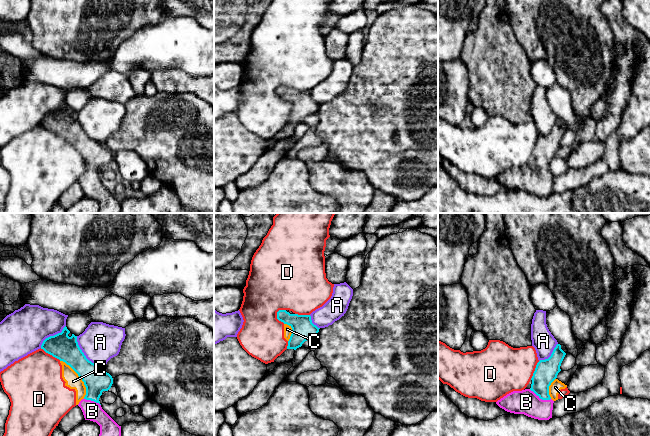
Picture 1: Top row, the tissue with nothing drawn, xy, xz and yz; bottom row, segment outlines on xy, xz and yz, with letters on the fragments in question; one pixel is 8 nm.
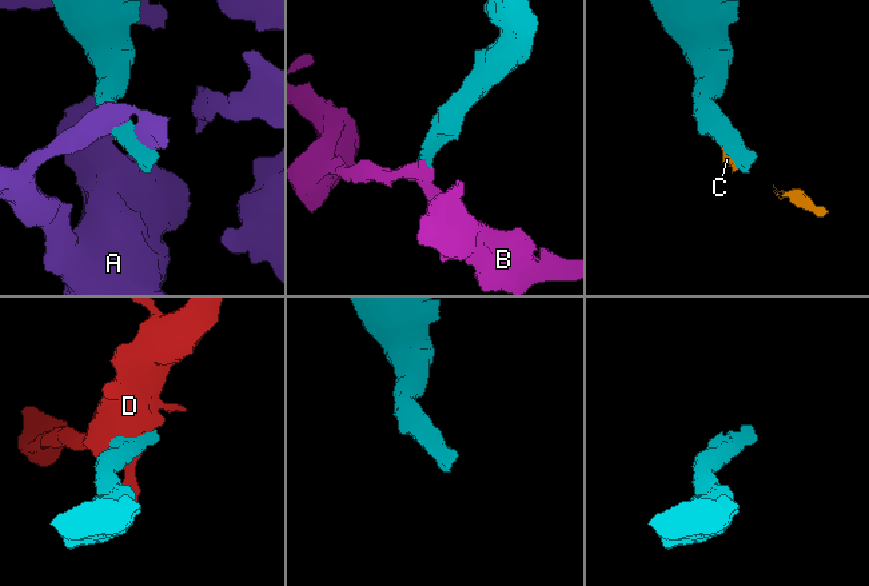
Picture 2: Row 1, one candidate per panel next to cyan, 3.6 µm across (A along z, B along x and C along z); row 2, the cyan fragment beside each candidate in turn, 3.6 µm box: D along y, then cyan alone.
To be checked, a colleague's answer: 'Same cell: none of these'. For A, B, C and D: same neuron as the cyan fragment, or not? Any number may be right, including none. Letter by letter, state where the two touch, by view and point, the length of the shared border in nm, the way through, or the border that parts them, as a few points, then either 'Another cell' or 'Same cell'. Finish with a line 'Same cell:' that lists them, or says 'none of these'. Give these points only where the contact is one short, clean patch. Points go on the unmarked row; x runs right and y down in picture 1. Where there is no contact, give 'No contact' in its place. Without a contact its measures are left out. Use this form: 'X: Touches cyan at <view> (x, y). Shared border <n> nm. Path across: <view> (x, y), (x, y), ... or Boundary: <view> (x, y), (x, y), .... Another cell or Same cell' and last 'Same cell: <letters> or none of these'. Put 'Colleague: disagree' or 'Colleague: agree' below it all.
A: Touches cyan at xy (84, 131). Shared border 340 nm. Another cell
B: Touches cyan at yz (540, 174). Shared border 190 nm. Path across: yz (546, 147), (540, 158), (540, 174), (536, 178), (526, 178). Same cell
C: Touches cyan at xy (80, 153). Shared border 360 nm. Boundary: xy (60, 136), (64, 137), (83, 158), (85, 163), (84, 174). Another cell
D: Touches cyan at xz (277, 93). Shared border 130 nm. Another cell
Same cell: B
Colleague: disagree

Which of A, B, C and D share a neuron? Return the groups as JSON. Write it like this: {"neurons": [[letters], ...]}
{"neurons": [["A"], ["B"], ["C", "D"]]}

